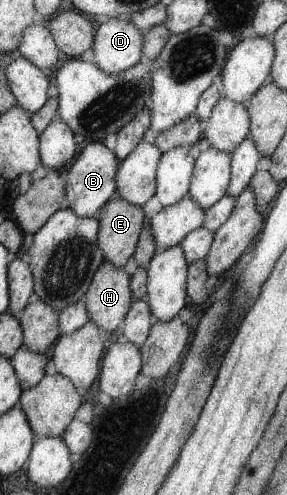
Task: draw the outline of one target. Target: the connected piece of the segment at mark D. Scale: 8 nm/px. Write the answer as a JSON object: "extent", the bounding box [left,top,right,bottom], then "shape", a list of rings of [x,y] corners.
{"extent":[93,17,143,72],"shape":[[[126,17],[103,19],[93,52],[105,72],[126,71],[142,59],[143,32]]]}

